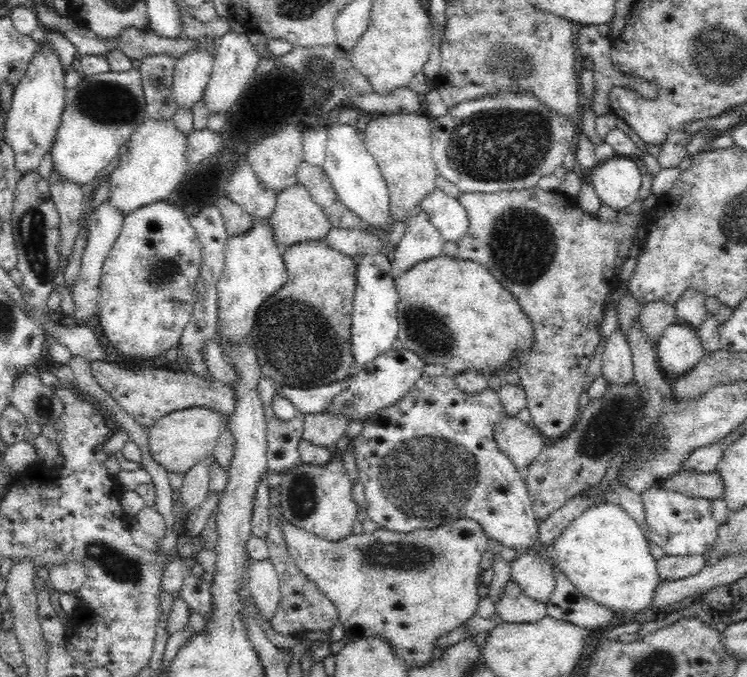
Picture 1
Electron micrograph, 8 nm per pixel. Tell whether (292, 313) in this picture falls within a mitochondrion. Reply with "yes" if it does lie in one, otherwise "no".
yes

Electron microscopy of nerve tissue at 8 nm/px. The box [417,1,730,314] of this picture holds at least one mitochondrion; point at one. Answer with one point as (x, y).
(500, 145)

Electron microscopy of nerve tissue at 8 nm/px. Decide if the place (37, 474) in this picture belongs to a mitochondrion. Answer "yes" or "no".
no

